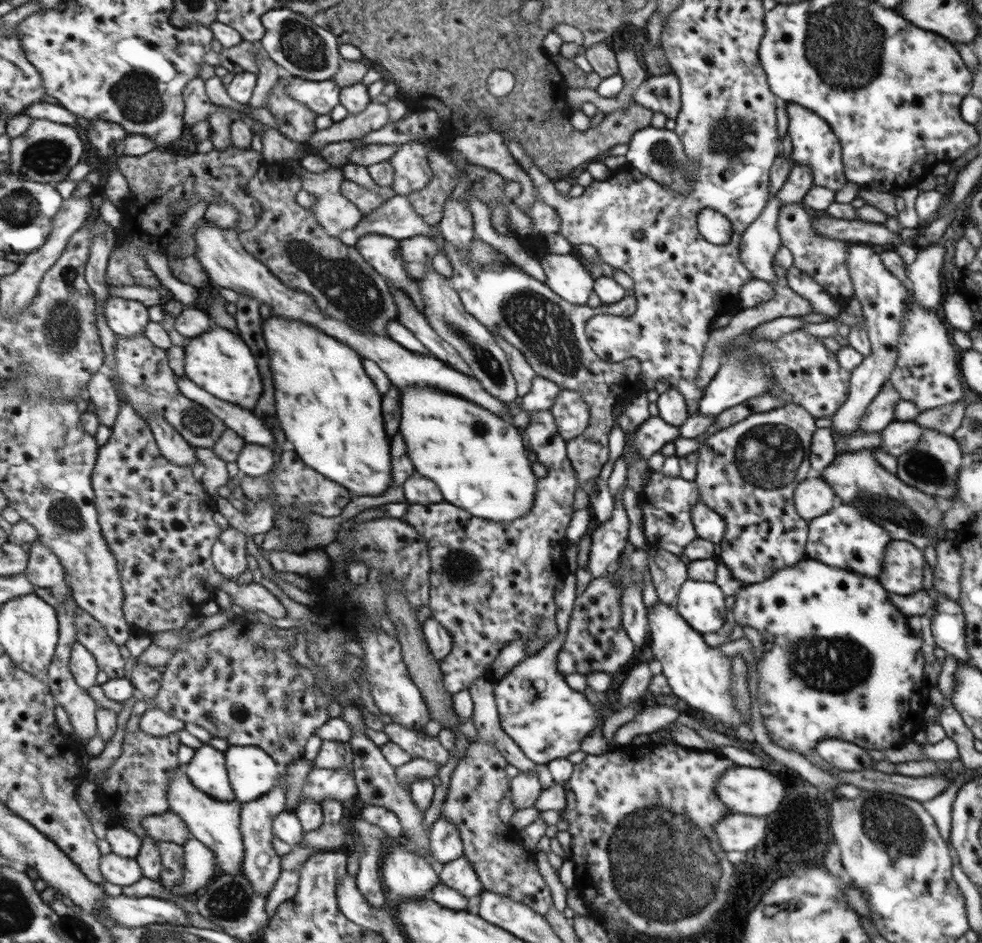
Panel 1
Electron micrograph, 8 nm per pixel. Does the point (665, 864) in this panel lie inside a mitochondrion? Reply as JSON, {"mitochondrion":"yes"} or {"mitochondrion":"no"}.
{"mitochondrion":"yes"}

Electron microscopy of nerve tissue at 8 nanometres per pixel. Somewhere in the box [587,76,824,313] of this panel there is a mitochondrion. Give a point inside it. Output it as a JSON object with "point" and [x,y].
{"point":[732,133]}

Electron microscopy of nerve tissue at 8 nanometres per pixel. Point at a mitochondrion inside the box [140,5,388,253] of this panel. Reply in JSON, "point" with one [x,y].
{"point":[300,45]}

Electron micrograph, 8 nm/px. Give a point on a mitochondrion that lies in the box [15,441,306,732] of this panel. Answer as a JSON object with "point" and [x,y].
{"point":[65,515]}

